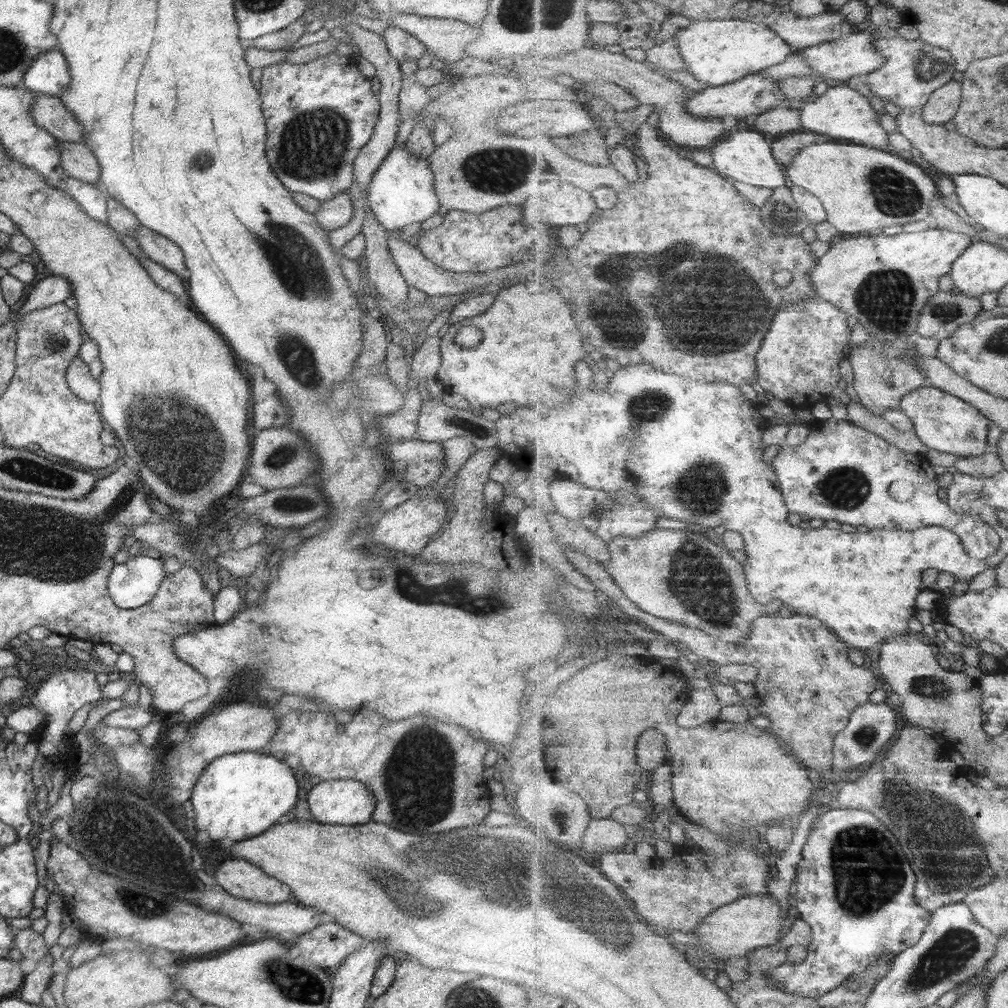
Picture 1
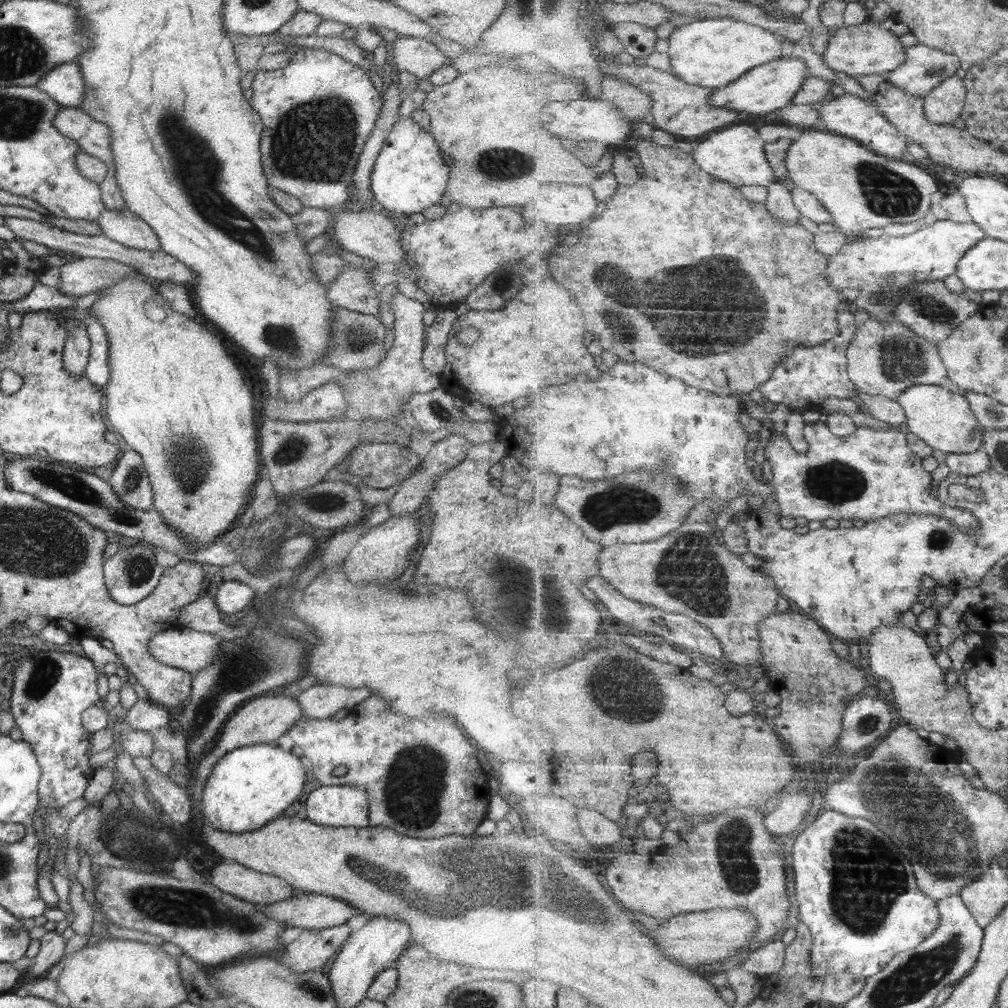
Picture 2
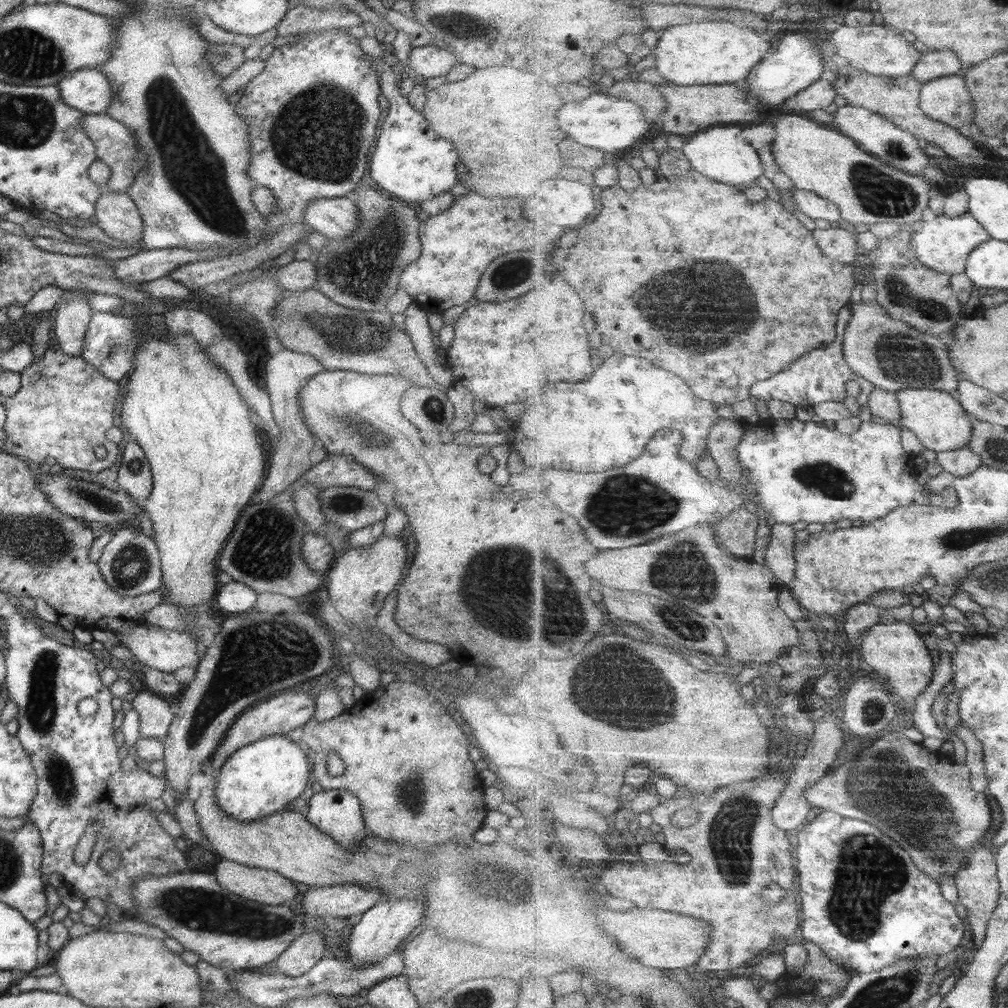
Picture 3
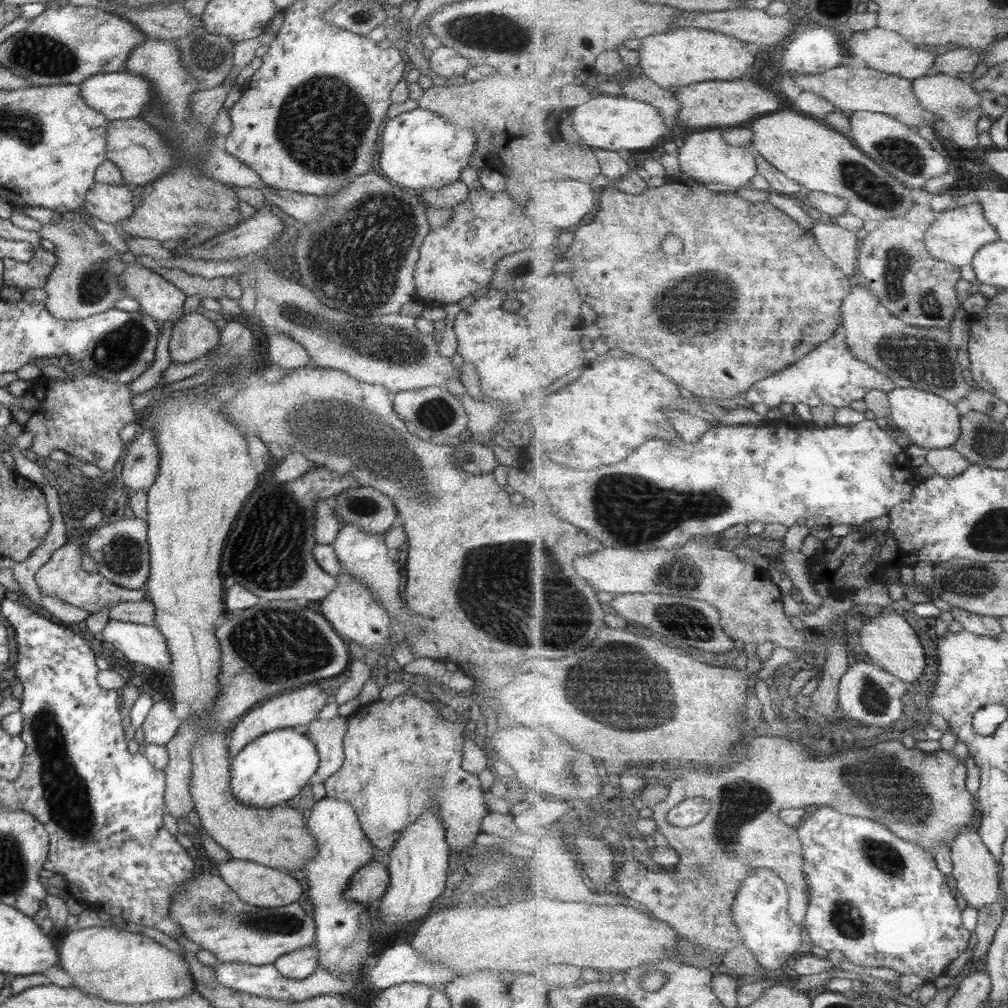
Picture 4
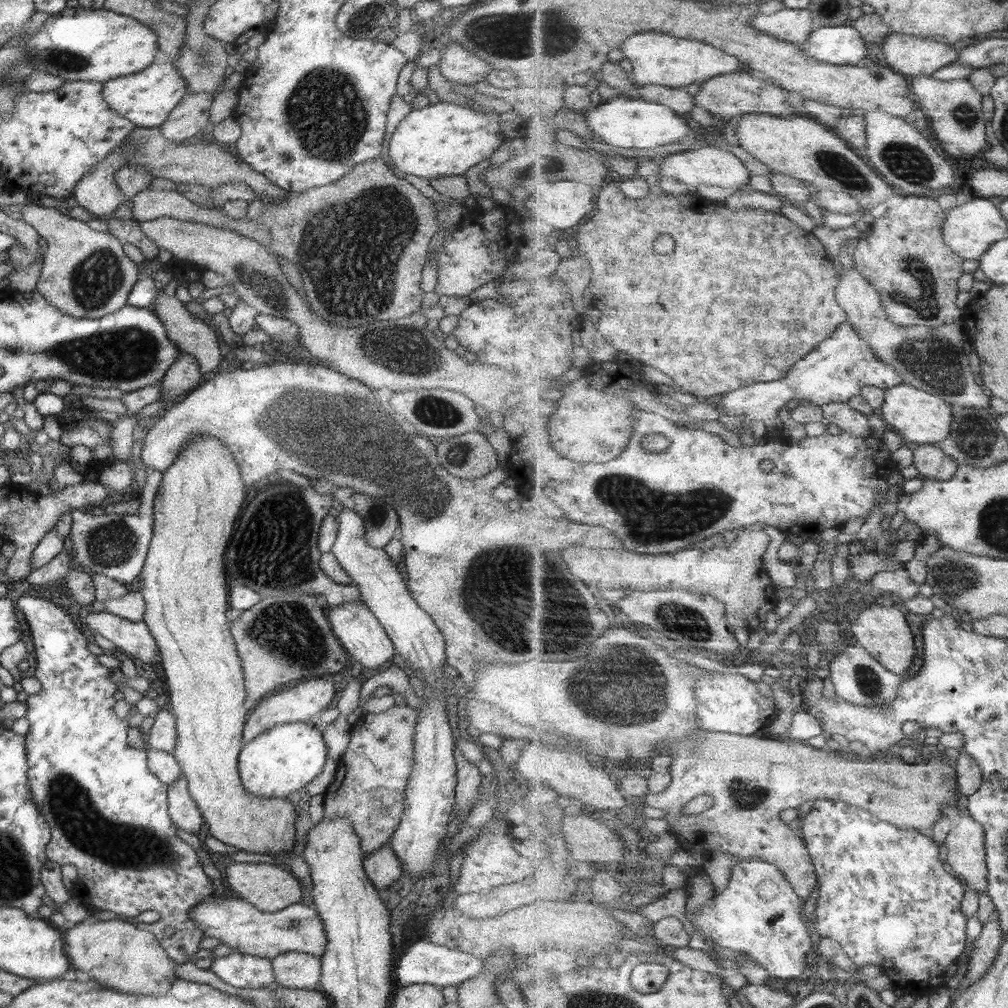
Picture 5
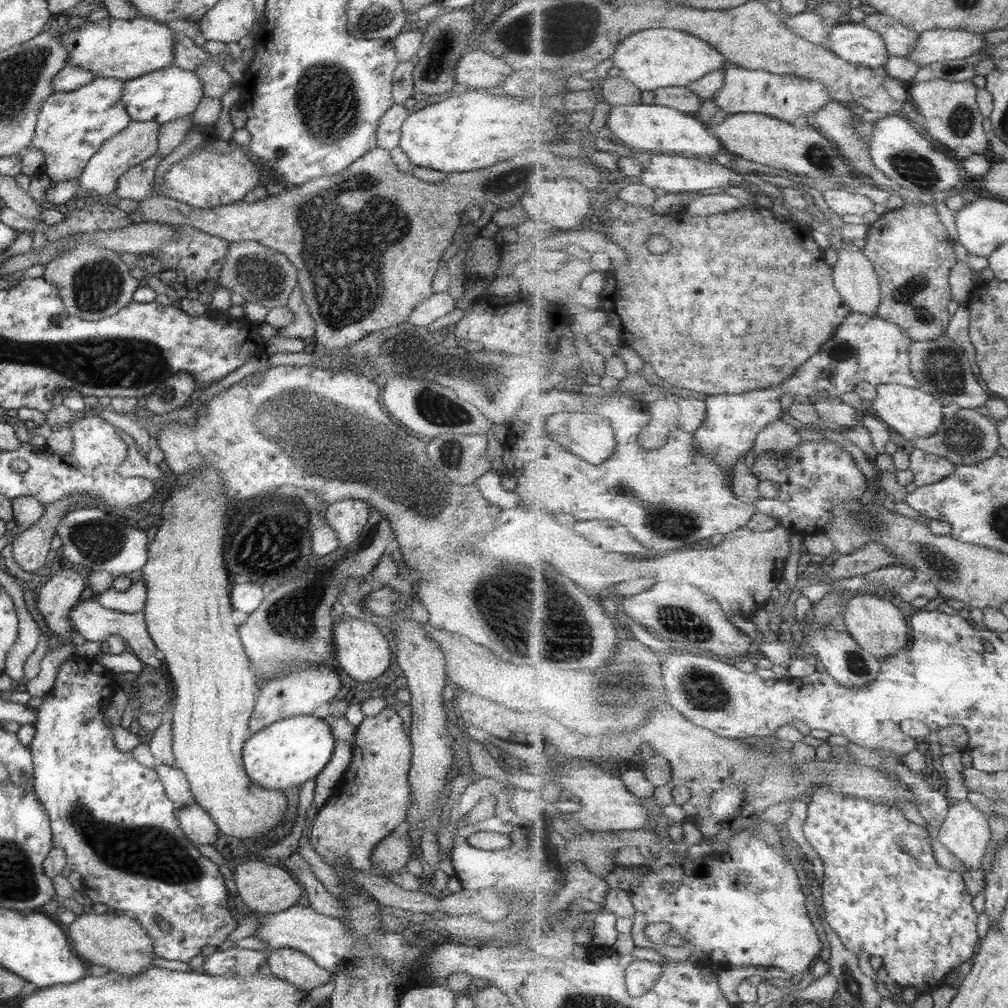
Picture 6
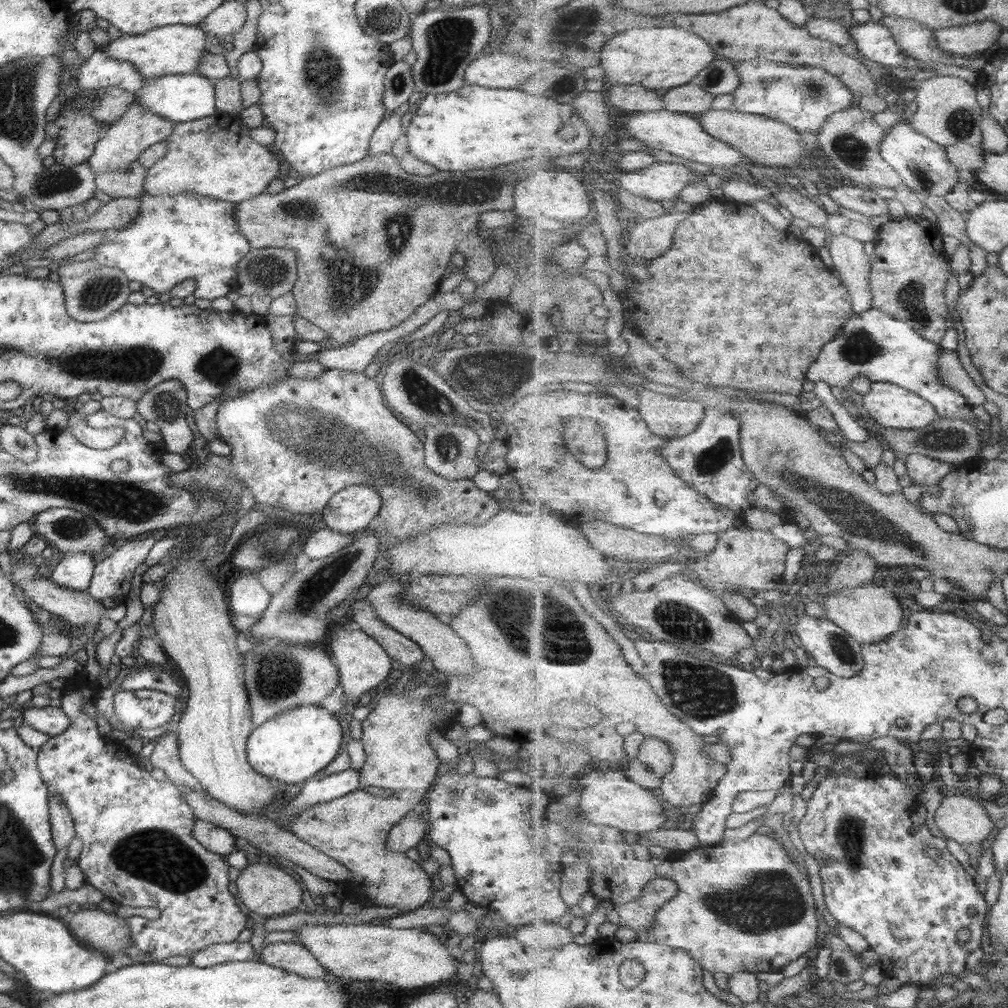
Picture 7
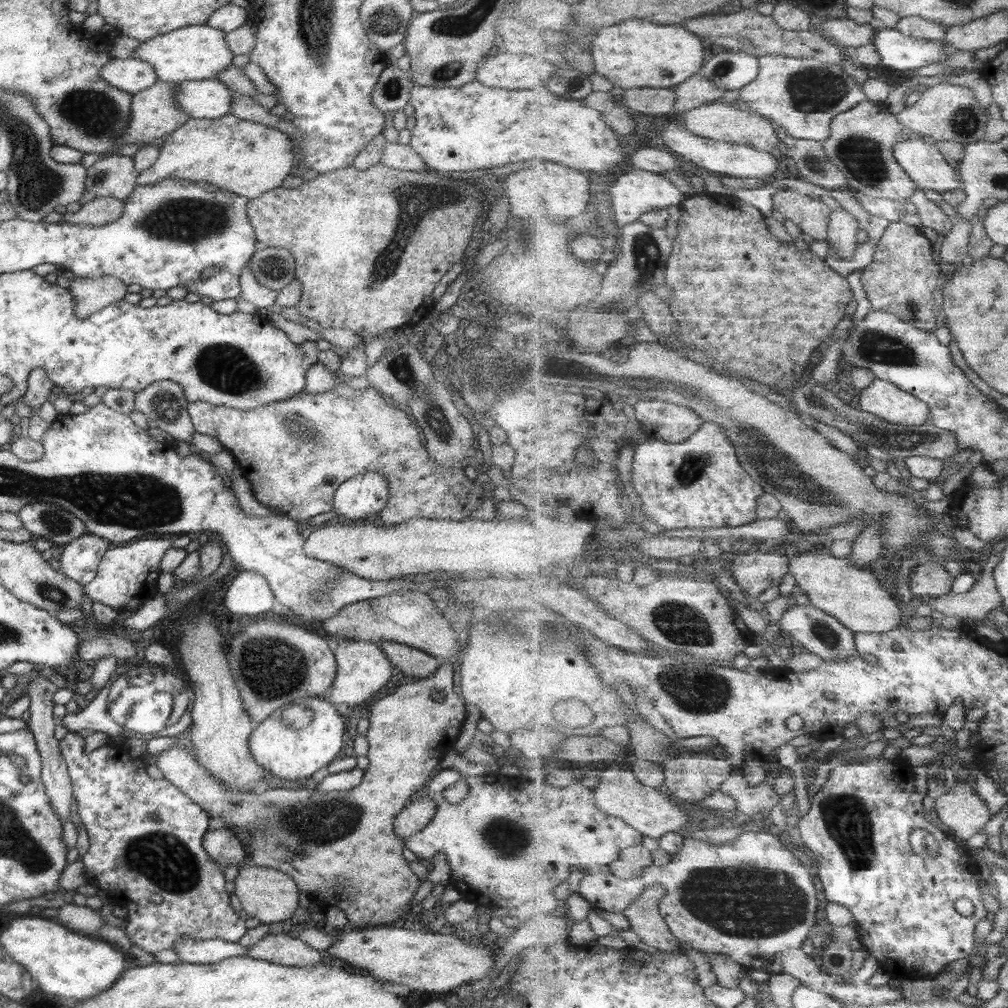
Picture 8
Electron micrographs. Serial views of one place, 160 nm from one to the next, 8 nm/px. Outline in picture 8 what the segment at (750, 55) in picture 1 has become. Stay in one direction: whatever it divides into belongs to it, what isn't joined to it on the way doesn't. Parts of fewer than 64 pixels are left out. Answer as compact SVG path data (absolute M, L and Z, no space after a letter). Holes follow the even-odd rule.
M629 19L597 30L591 45L591 53L596 62L596 72L622 89L630 88L672 88L690 79L702 70L703 42L699 36L681 26L661 26L649 20Z

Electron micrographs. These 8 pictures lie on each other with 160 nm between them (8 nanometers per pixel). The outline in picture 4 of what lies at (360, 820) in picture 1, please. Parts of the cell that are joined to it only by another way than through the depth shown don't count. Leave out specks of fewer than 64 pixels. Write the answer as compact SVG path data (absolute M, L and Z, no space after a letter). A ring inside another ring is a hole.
M323 797L315 801L306 821L306 828L310 832L312 839L315 840L315 857L307 861L303 867L306 874L308 888L308 898L313 905L311 916L315 923L314 945L318 950L319 967L326 968L328 971L337 973L342 977L356 979L360 975L362 966L366 963L365 959L373 957L375 943L373 936L377 930L375 925L368 918L368 910L362 904L344 898L342 894L349 886L349 880L357 869L366 866L371 860L378 856L375 848L369 844L367 837L363 834L359 821L357 820L353 807L344 800Z

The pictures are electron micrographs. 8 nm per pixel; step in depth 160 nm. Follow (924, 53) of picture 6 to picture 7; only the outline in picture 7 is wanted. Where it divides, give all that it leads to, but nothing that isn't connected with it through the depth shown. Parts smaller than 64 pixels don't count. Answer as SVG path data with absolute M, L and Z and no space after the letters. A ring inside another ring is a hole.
M985 21L937 30L935 38L945 52L965 57L986 51L992 44L997 43L997 38L1003 32L1003 26L994 21Z

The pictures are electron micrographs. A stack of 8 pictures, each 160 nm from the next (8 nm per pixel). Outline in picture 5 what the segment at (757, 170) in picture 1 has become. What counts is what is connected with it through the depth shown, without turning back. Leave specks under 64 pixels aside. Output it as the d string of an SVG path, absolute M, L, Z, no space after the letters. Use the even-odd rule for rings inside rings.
M712 146L668 155L660 160L659 176L672 178L689 186L721 186L735 191L746 189L751 178L747 165L733 151Z

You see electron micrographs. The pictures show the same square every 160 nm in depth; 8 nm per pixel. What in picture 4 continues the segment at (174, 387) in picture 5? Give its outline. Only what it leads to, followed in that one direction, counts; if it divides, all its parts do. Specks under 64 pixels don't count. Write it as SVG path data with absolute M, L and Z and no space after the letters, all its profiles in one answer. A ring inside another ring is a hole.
M196 311L183 315L171 327L168 356L173 364L189 364L203 359L206 352L218 345L219 332L213 322Z

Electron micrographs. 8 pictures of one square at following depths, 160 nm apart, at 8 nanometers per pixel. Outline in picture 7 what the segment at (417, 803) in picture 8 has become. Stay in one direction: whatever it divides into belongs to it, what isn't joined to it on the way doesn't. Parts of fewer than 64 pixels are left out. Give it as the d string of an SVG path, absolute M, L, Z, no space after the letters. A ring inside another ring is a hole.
M417 811L406 815L389 829L385 848L403 854L410 848L416 848L424 837L425 827L427 826L419 819Z

